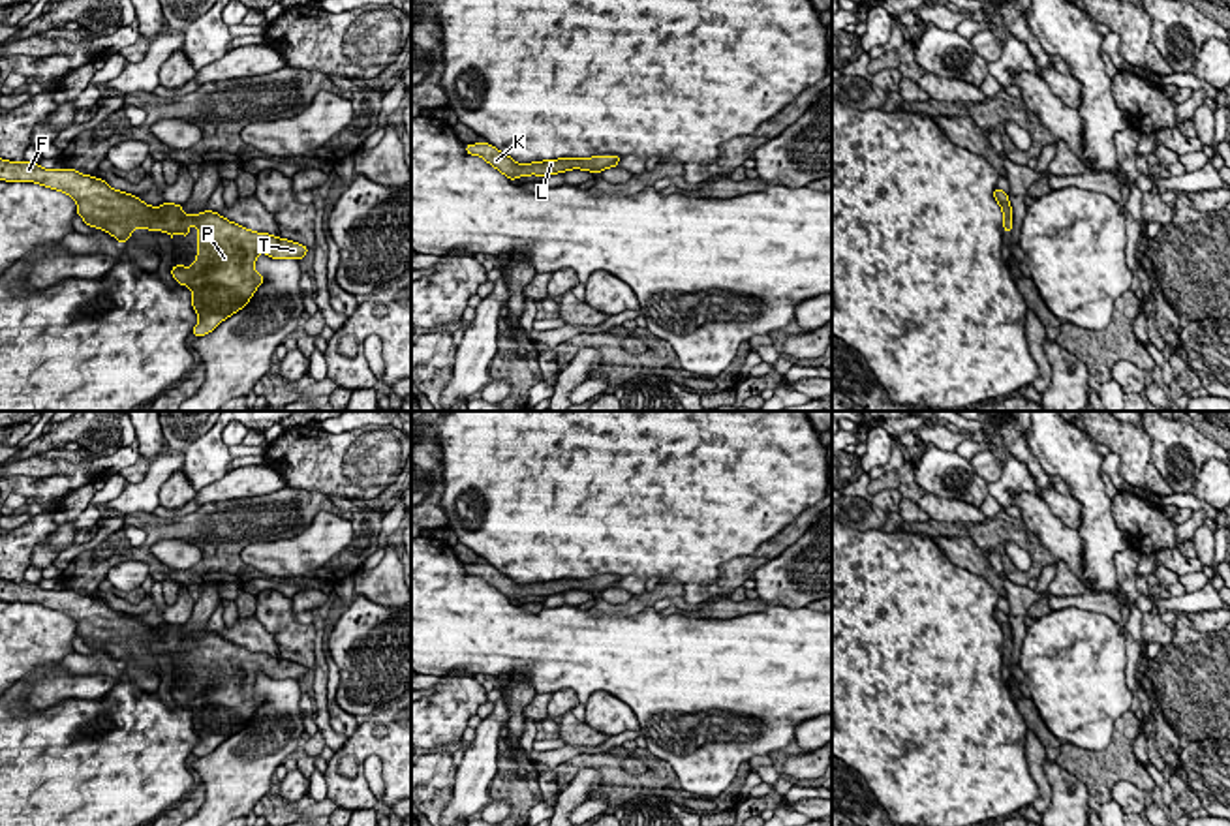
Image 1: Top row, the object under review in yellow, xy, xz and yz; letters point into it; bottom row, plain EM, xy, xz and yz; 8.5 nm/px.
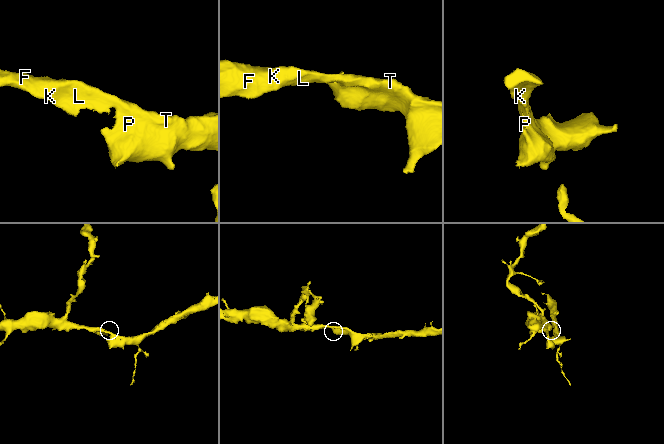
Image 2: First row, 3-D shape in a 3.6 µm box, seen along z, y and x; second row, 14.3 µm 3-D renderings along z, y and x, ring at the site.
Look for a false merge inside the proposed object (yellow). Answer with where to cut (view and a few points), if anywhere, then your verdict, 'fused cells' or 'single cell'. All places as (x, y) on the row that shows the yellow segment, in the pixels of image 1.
no cut | single cell

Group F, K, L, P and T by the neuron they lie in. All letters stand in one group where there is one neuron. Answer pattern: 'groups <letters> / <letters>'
groups F K L P T

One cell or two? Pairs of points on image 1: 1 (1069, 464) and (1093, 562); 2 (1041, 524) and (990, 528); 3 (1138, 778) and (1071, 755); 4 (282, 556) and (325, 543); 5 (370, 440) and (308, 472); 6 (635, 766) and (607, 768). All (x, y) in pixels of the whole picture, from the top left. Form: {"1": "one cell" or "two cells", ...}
{"1": "one cell", "2": "two cells", "3": "one cell", "4": "one cell", "5": "one cell", "6": "two cells"}

